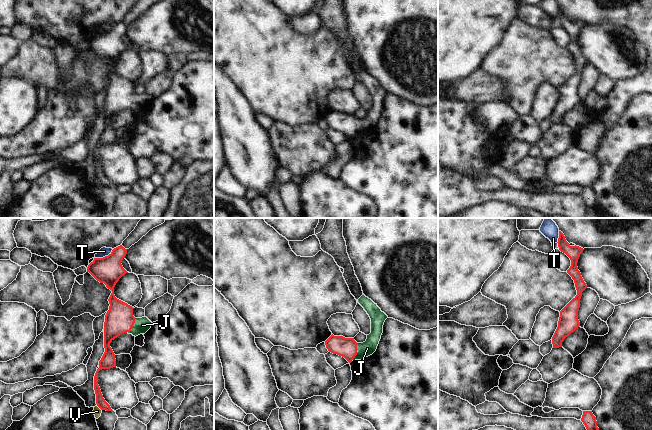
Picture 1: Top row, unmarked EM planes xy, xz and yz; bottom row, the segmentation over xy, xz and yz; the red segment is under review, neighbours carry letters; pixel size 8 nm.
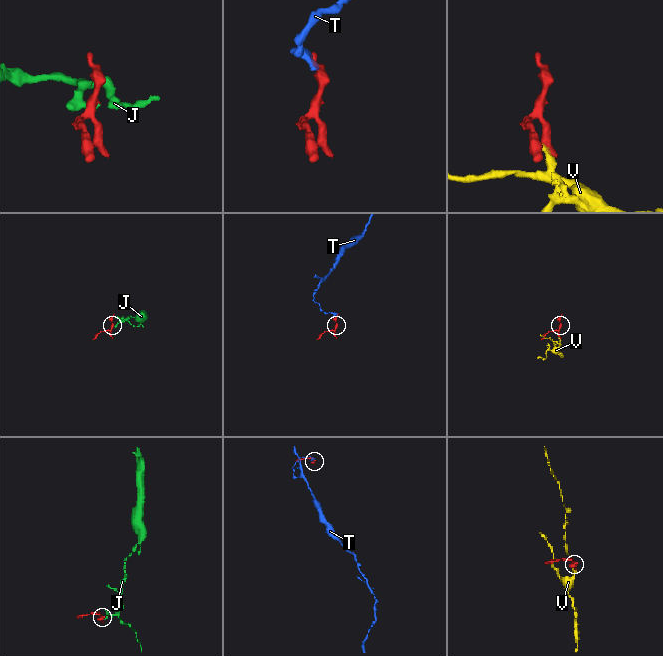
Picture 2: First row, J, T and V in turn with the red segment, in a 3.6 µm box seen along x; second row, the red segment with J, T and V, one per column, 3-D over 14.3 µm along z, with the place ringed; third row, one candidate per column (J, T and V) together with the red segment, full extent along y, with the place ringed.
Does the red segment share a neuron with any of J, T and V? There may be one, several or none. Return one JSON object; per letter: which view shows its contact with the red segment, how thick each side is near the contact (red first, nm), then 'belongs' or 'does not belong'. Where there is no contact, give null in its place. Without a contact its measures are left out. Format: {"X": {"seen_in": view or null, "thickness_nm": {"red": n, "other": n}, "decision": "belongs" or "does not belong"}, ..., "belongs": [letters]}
{"J": {"seen_in": "xz", "thickness_nm": {"red": 160, "other": 120}, "decision": "belongs"}, "T": {"seen_in": "xy", "thickness_nm": {"red": 220, "other": 70}, "decision": "does not belong"}, "V": {"seen_in": "xy", "thickness_nm": {"red": 80, "other": 70}, "decision": "does not belong"}, "belongs": ["J"]}

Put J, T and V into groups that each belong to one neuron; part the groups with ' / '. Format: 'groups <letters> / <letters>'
groups J / T / V

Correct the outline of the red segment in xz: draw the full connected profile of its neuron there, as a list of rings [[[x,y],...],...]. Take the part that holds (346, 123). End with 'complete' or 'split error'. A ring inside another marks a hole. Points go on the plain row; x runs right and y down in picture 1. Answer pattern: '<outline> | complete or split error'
[[[364,70],[358,75],[358,79],[364,84],[371,95],[371,109],[363,119],[357,119],[354,114],[334,112],[325,117],[329,128],[344,133],[349,139],[355,136],[363,136],[372,131],[379,120],[383,109],[383,101],[388,92],[371,75]]] | split error

